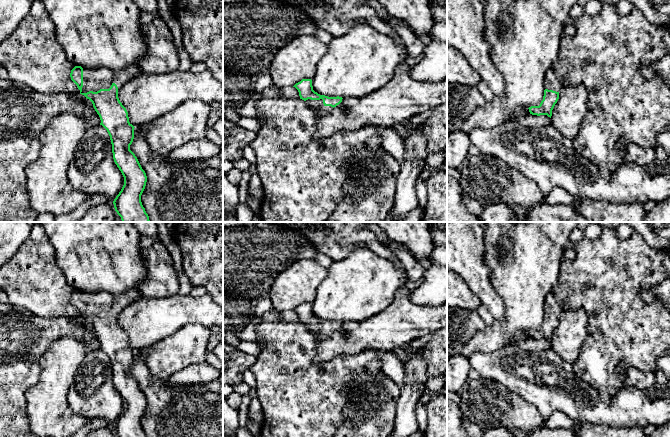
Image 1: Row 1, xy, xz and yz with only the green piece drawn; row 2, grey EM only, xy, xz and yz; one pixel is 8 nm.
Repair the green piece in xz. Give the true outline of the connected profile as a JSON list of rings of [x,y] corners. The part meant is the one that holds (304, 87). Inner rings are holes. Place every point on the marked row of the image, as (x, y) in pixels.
[[[302,79],[296,83],[295,87],[298,92],[300,99],[304,100],[306,105],[312,109],[317,109],[324,112],[332,112],[333,108],[342,102],[342,97],[328,97],[320,95],[313,90],[311,79]]]

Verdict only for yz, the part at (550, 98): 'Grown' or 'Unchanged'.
Grown

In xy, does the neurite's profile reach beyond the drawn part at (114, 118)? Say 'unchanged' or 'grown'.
grown

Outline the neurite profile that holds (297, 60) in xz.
[[[313,35],[292,39],[274,56],[269,73],[276,88],[292,87],[302,79],[313,79],[316,66],[328,50],[328,44]]]

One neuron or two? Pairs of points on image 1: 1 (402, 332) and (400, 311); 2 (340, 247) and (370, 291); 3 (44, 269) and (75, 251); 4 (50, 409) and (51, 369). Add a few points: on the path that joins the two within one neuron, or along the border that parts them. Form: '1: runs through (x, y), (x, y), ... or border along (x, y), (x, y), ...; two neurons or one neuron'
1: runs through (400, 327), (400, 316); one neuron
2: border along (369, 249), (355, 248), (334, 261); two neurons
3: border along (48, 240), (54, 249), (56, 263), (68, 283); two neurons
4: runs through (50, 399), (51, 379); one neuron

